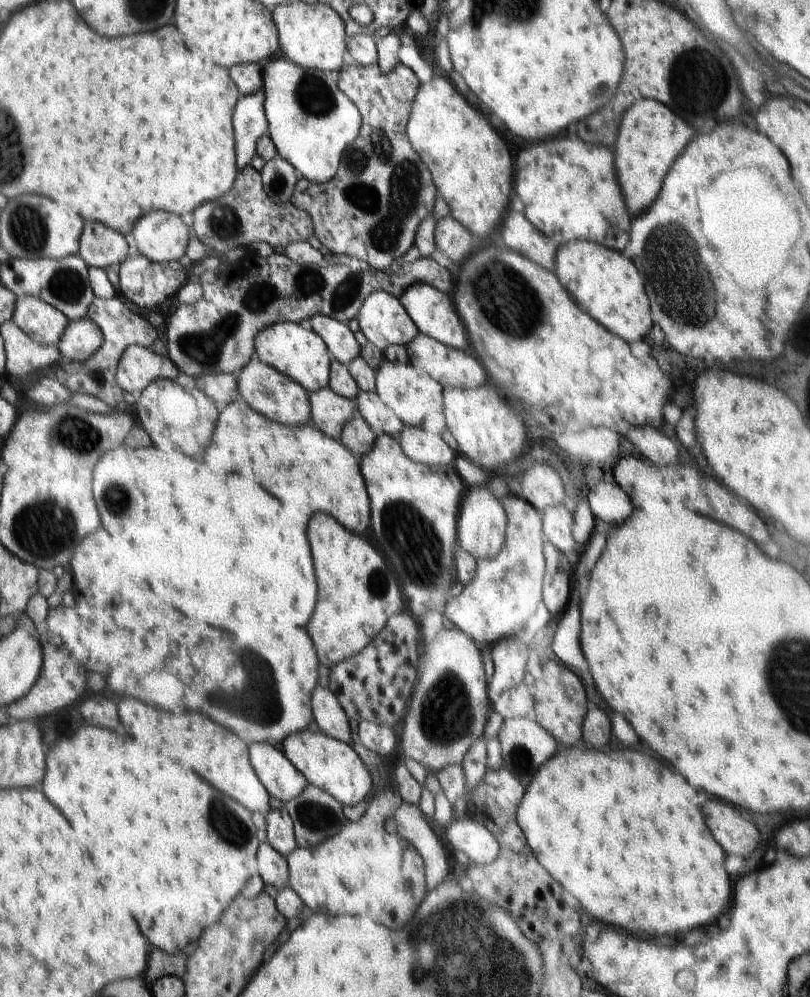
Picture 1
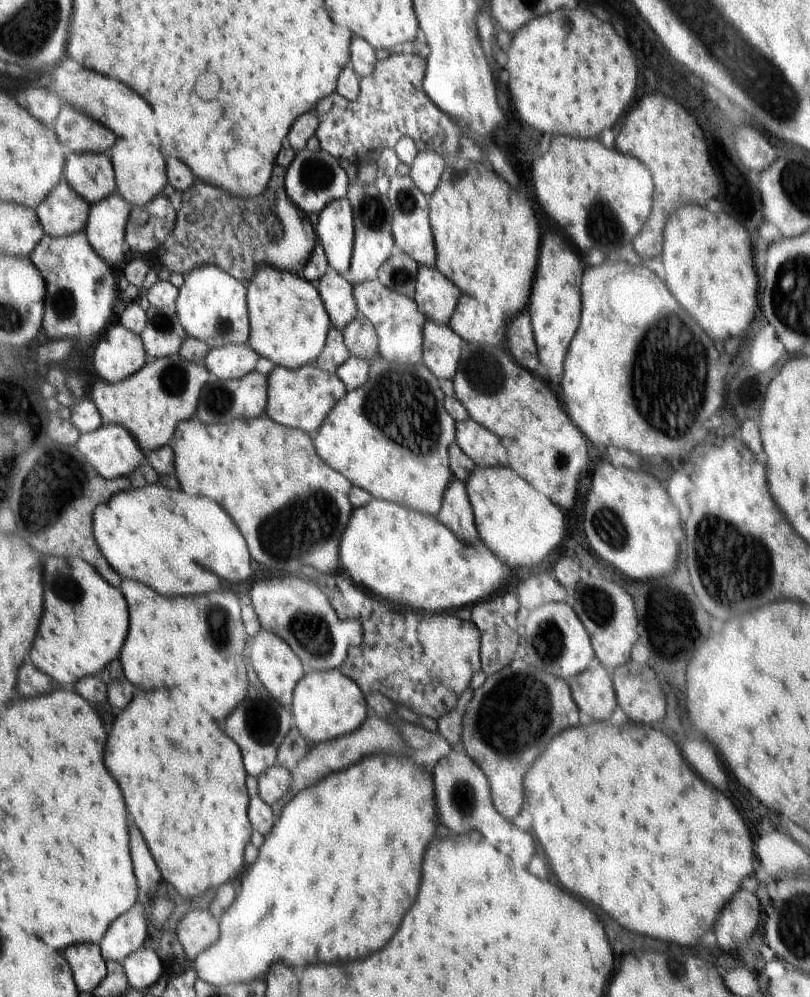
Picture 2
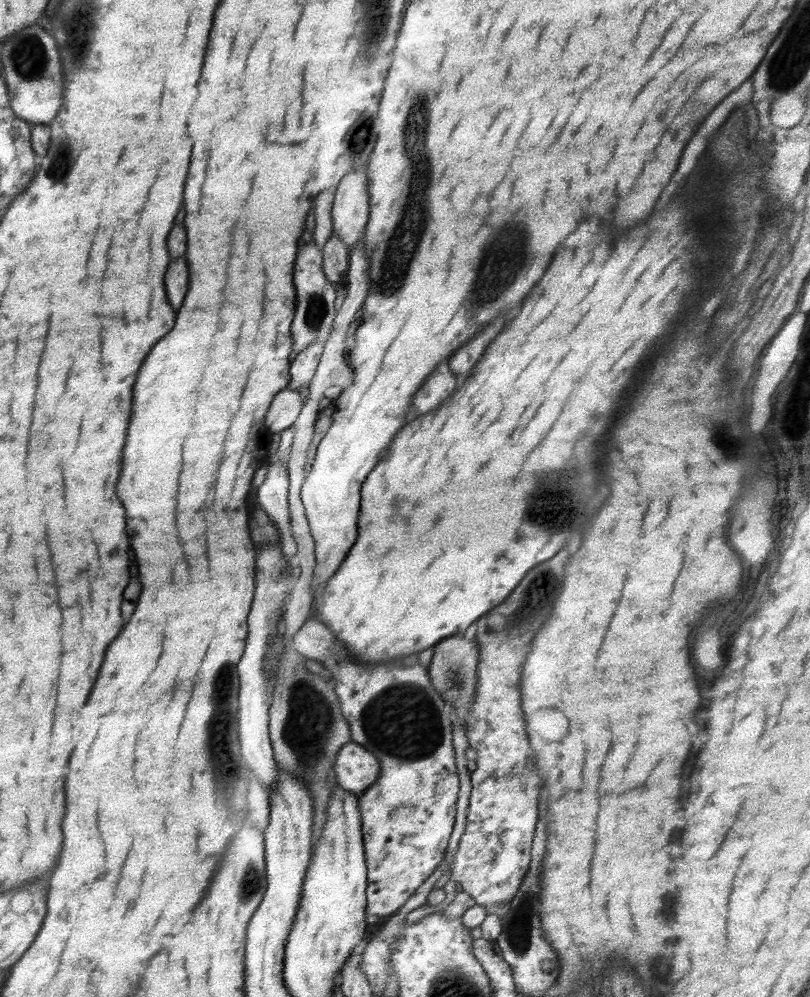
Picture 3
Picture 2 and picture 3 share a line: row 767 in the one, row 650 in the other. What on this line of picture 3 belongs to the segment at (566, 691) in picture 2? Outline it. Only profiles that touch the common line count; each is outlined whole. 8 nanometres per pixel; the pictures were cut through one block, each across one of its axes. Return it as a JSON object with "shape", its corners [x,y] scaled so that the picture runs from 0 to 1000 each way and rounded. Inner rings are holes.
{"shape":[[[696,550],[677,564],[654,572],[644,584],[632,592],[632,596],[615,606],[610,612],[598,616],[588,623],[588,632],[581,635],[590,644],[590,683],[588,683],[588,697],[580,705],[575,717],[575,736],[580,749],[589,755],[588,771],[581,774],[583,791],[575,815],[577,825],[567,845],[567,853],[560,858],[556,883],[570,887],[570,893],[585,902],[586,908],[595,909],[602,918],[612,917],[617,921],[630,912],[630,904],[640,896],[644,882],[649,879],[653,867],[662,853],[658,847],[662,830],[662,810],[669,784],[662,784],[662,756],[652,746],[649,723],[643,709],[642,682],[644,682],[644,668],[649,658],[654,656],[662,634],[674,624],[696,584],[696,568],[704,562],[704,554]]]}

